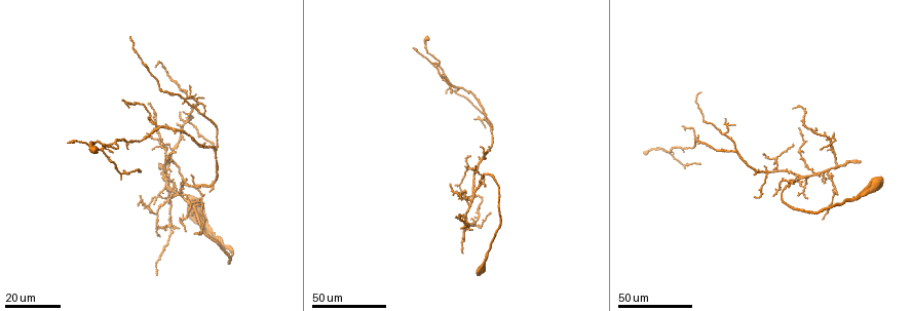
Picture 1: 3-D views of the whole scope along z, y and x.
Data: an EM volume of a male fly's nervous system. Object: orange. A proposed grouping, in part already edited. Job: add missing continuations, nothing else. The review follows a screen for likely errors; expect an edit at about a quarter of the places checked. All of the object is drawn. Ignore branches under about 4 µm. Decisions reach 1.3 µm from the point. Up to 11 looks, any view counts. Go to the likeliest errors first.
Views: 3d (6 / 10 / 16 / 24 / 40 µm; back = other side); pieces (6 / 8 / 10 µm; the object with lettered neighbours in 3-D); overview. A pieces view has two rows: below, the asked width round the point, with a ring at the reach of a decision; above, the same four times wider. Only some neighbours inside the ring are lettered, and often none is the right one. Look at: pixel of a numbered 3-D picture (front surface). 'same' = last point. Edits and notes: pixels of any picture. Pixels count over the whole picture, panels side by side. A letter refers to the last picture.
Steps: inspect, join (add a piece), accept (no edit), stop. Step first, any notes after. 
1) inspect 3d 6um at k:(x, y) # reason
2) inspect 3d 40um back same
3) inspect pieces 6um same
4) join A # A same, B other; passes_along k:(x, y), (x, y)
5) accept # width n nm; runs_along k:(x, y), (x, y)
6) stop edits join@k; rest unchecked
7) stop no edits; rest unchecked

inspect 3d 24um at 1:(195, 231) # an open end

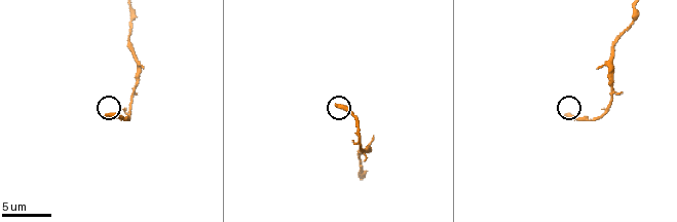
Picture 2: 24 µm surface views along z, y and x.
inspect pieces 8um at 2:(337, 106) # what lies round it

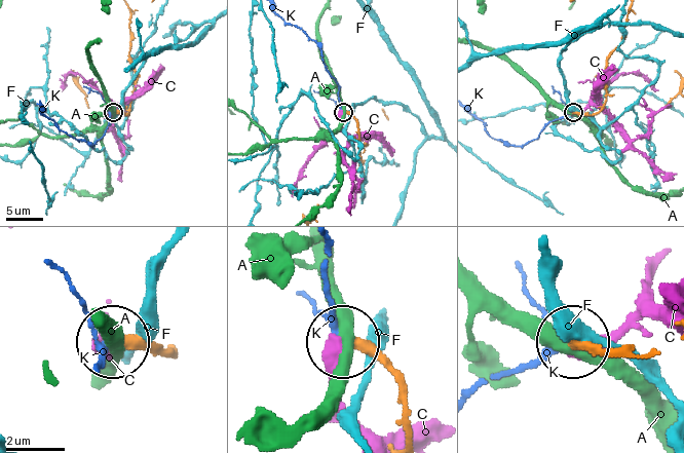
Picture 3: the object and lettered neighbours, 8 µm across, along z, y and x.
join K # A other, C other, F other, K same; passes_along 3:(401, 395), (393, 376), (335, 329), (328, 243); it goes on there

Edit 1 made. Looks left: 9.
inspect overview

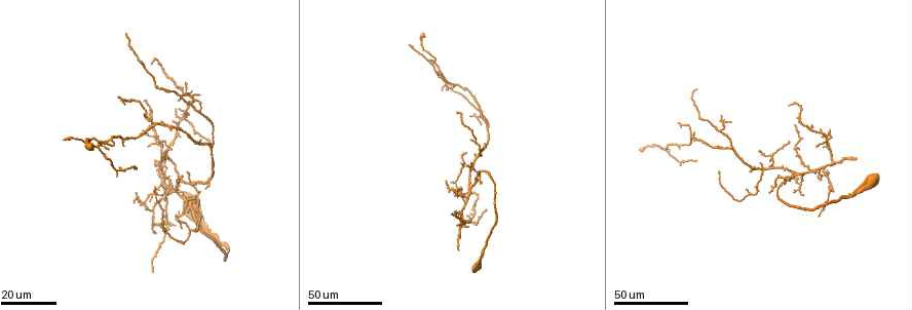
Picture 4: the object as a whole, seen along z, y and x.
inspect 3d 40um at 4:(679, 123) # long arm stops here

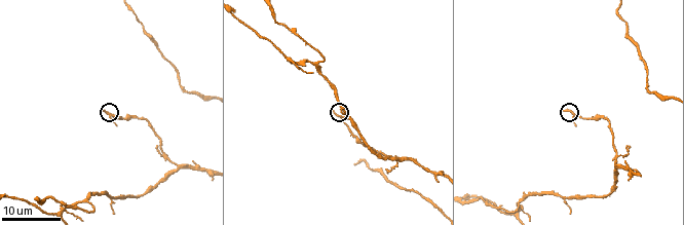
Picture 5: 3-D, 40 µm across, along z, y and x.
inspect pieces 6um at 5:(330, 107)

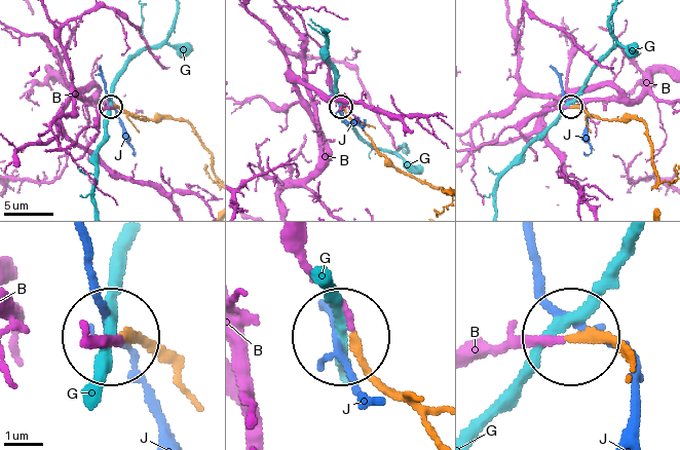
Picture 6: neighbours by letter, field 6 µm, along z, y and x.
accept # width 200 nm; B other, G other, J other; runs_along 6:(209, 150), (185, 121), (175, 118), (141, 120), (114, 107); none of them fits

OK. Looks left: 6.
inspect 3d 40um at 4:(458, 225) # branch stops here

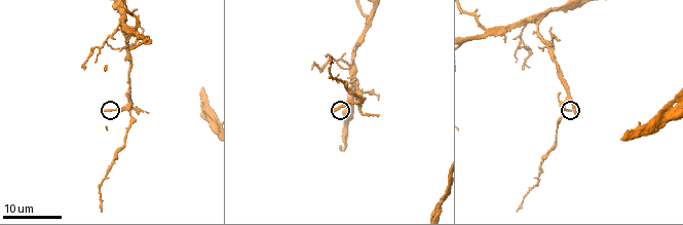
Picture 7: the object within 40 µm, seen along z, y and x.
inspect pieces 6um at 7:(333, 111)

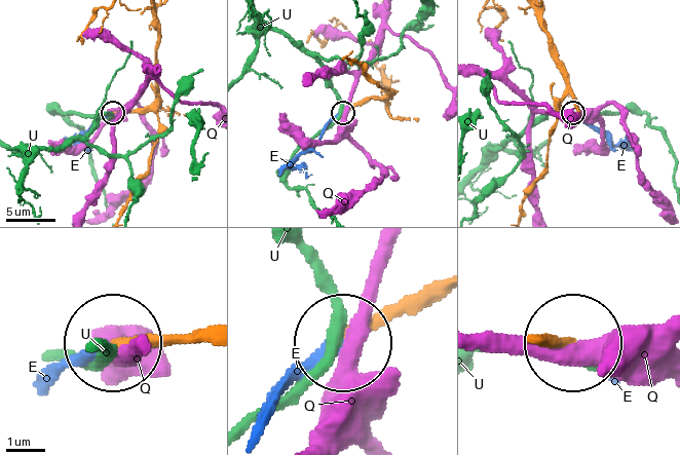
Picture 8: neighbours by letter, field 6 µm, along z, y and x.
join E # E same, Q other, U other; passes_along 8:(431, 292), (353, 328), (271, 416); the neuron continues

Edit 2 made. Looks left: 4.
inspect 3d 24um at 4:(125, 33) # an open end

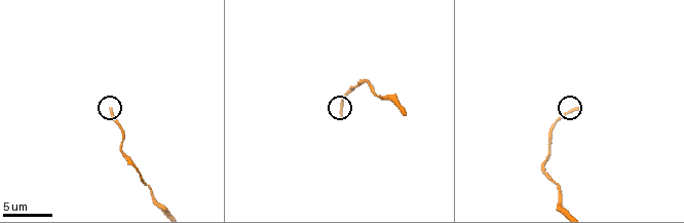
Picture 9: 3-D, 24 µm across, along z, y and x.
inspect pieces 6um at 9:(341, 114)

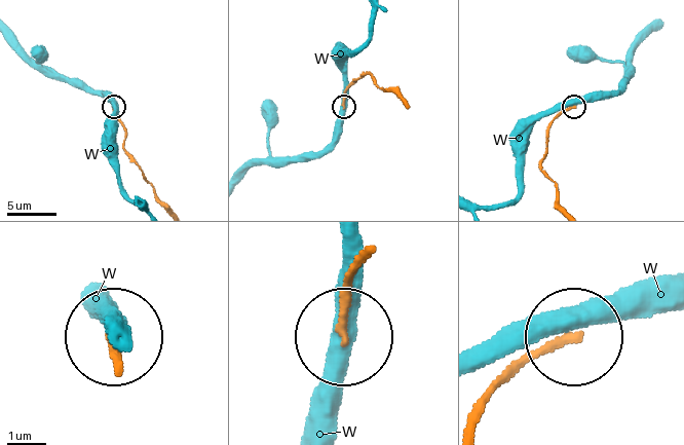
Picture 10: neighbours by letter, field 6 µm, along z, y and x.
accept # width 190 nm; W other; runs_along 10:(476, 413), (525, 364), (570, 337); none of them fits

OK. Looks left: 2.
inspect 3d 24um at 7:(145, 113) # free end

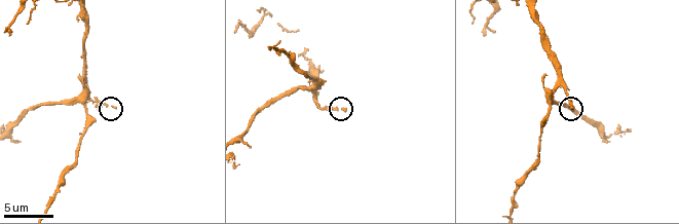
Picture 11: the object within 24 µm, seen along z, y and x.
inspect pieces 8um at 11:(571, 109) # see the neighbours

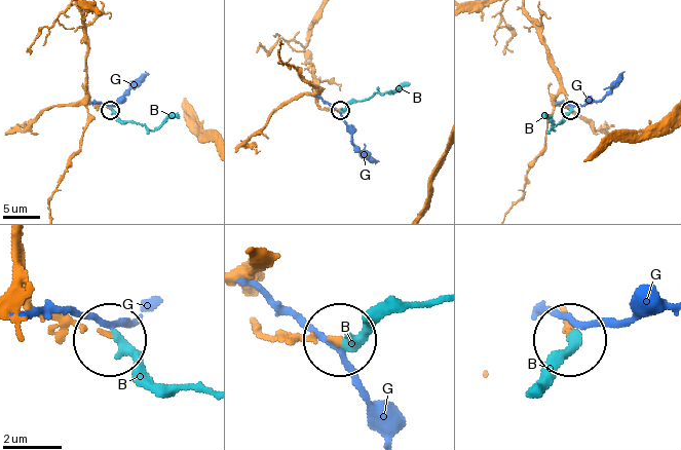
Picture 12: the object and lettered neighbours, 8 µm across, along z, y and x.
join B # B same, G other; passes_along 12:(27, 300), (111, 335), (157, 384), (201, 386); the neuron continues

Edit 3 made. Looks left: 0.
stop edits join@3, join@8, join@12; rest unchecked

